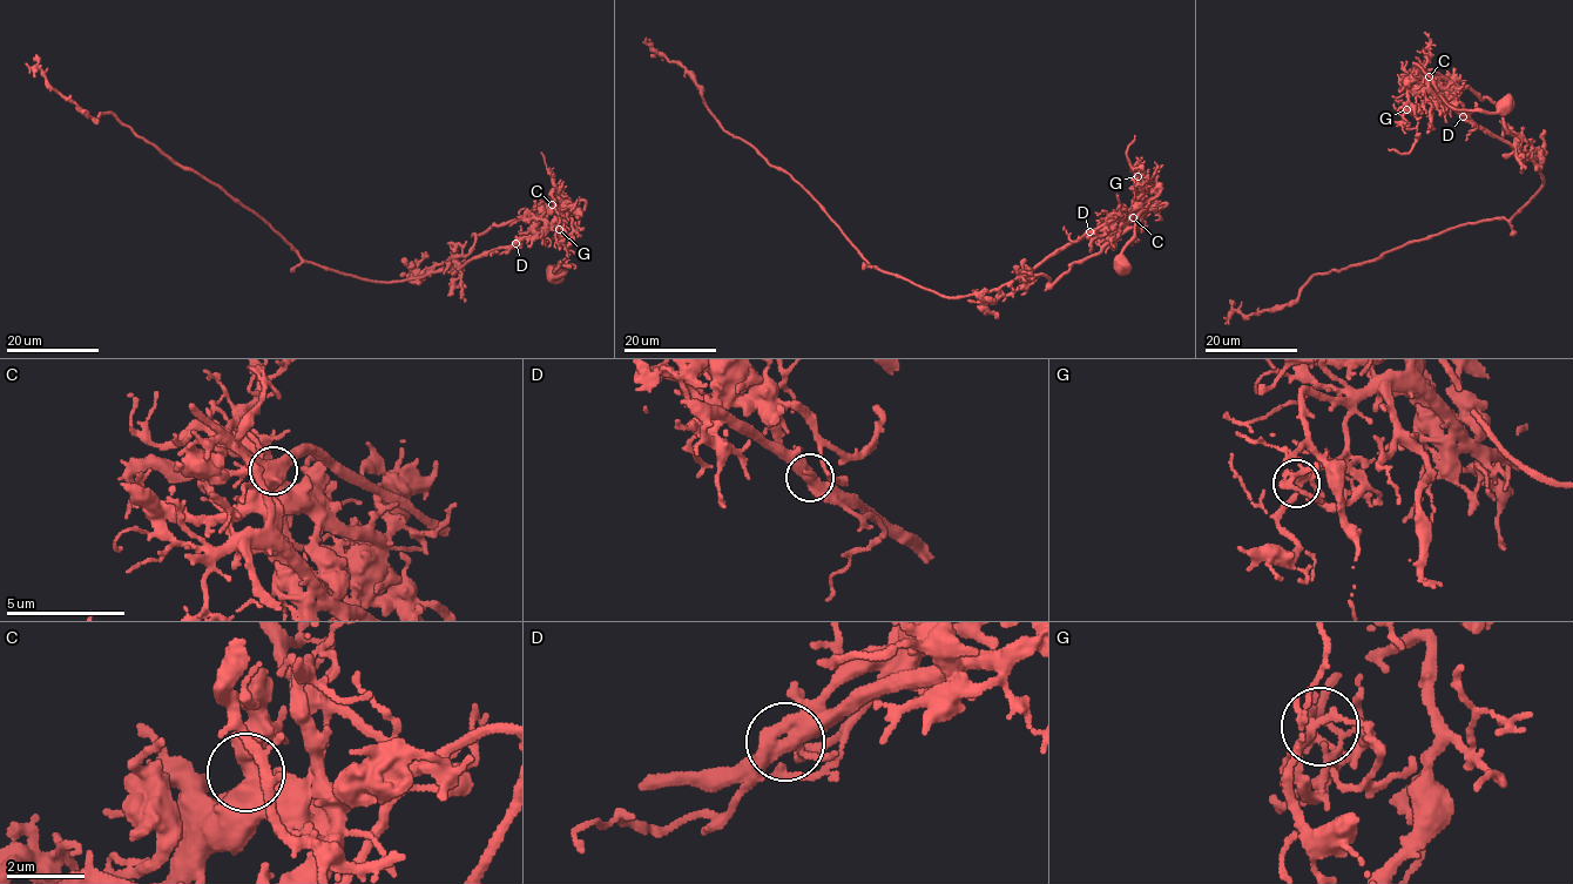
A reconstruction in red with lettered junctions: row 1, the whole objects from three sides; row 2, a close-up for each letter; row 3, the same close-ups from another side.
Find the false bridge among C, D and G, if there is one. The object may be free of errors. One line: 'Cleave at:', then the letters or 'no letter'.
Cleave at: D

